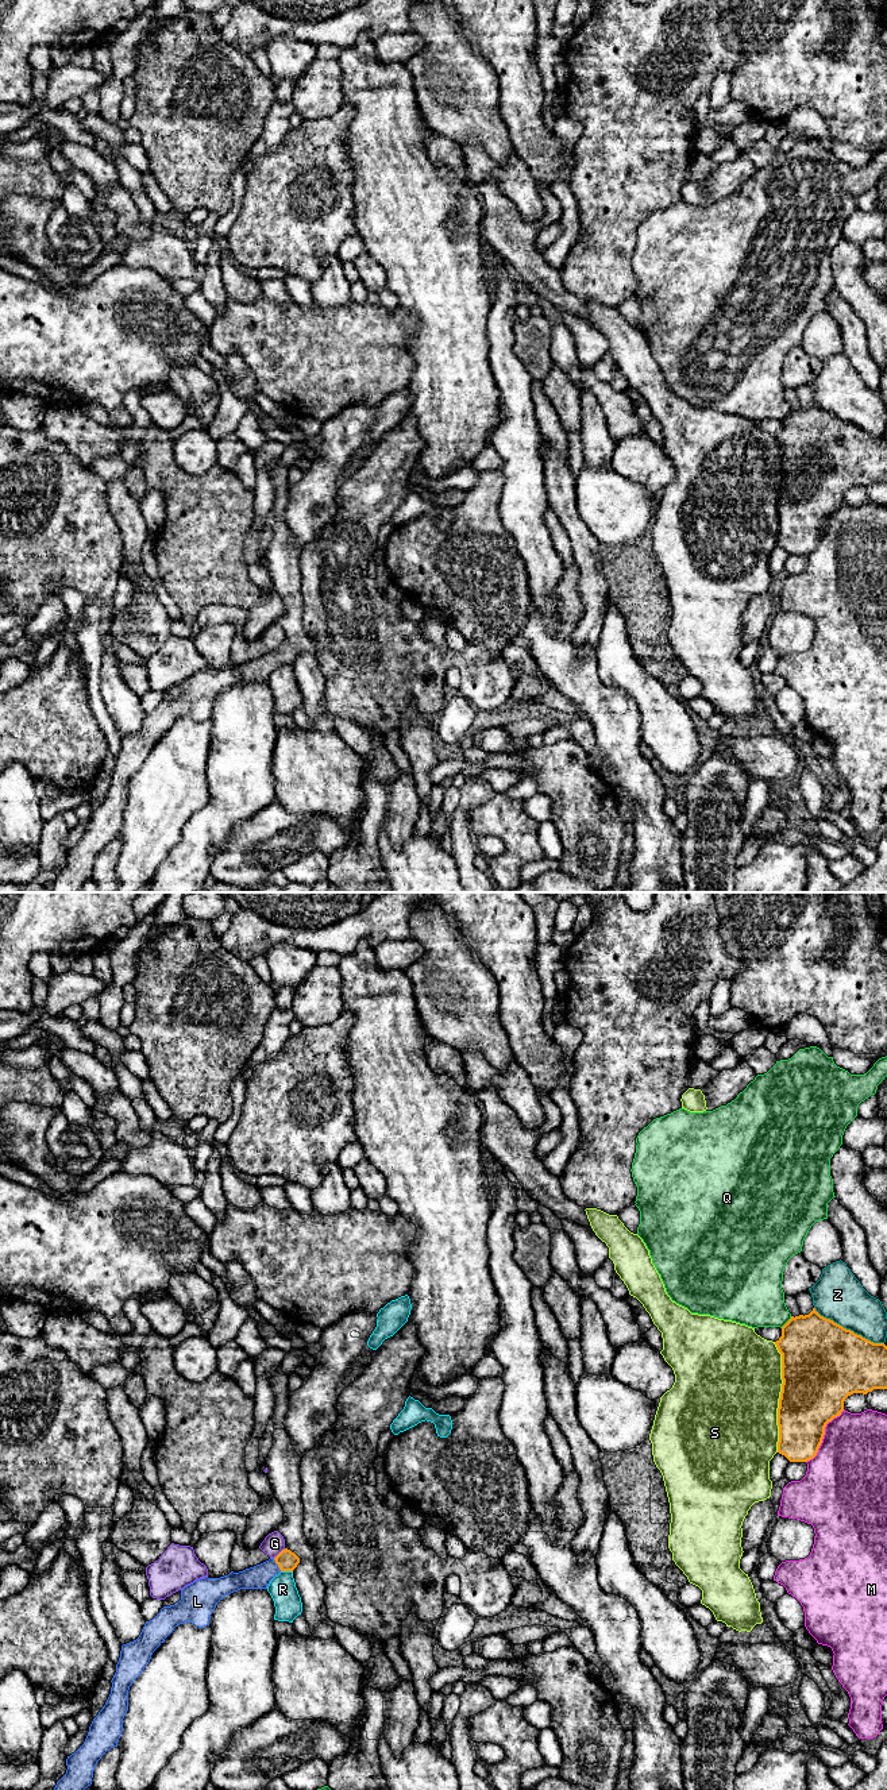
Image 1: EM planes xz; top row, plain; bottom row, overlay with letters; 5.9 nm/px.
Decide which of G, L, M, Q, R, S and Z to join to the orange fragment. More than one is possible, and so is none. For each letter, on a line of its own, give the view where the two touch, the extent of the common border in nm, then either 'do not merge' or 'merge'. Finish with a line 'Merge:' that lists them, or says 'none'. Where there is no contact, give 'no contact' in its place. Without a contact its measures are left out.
G: meets orange in xz; contact 90 nm long; do not merge
L: meets orange in xz; contact 90 nm long; merge
M: meets orange in xz; contact 400 nm long; do not merge
Q: meets orange in xz; contact 100 nm long; do not merge
R: meets orange in xz; contact 70 nm long; do not merge
S: meets orange in xz; contact 650 nm long; do not merge
Z: meets orange in xz; contact 460 nm long; do not merge
Merge: L

